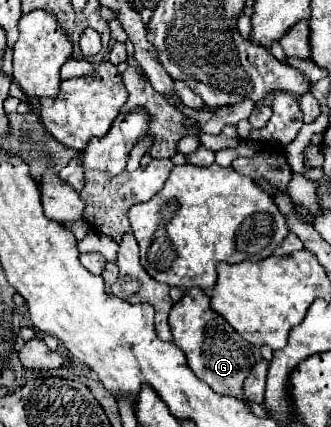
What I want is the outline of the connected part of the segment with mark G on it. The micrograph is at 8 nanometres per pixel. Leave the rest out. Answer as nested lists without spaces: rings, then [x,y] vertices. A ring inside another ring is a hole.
[[[190,289],[182,301],[170,311],[170,331],[174,343],[186,353],[188,365],[198,379],[208,383],[212,391],[244,399],[244,379],[256,365],[254,349],[246,343],[218,313],[210,309],[210,299],[202,289]]]

